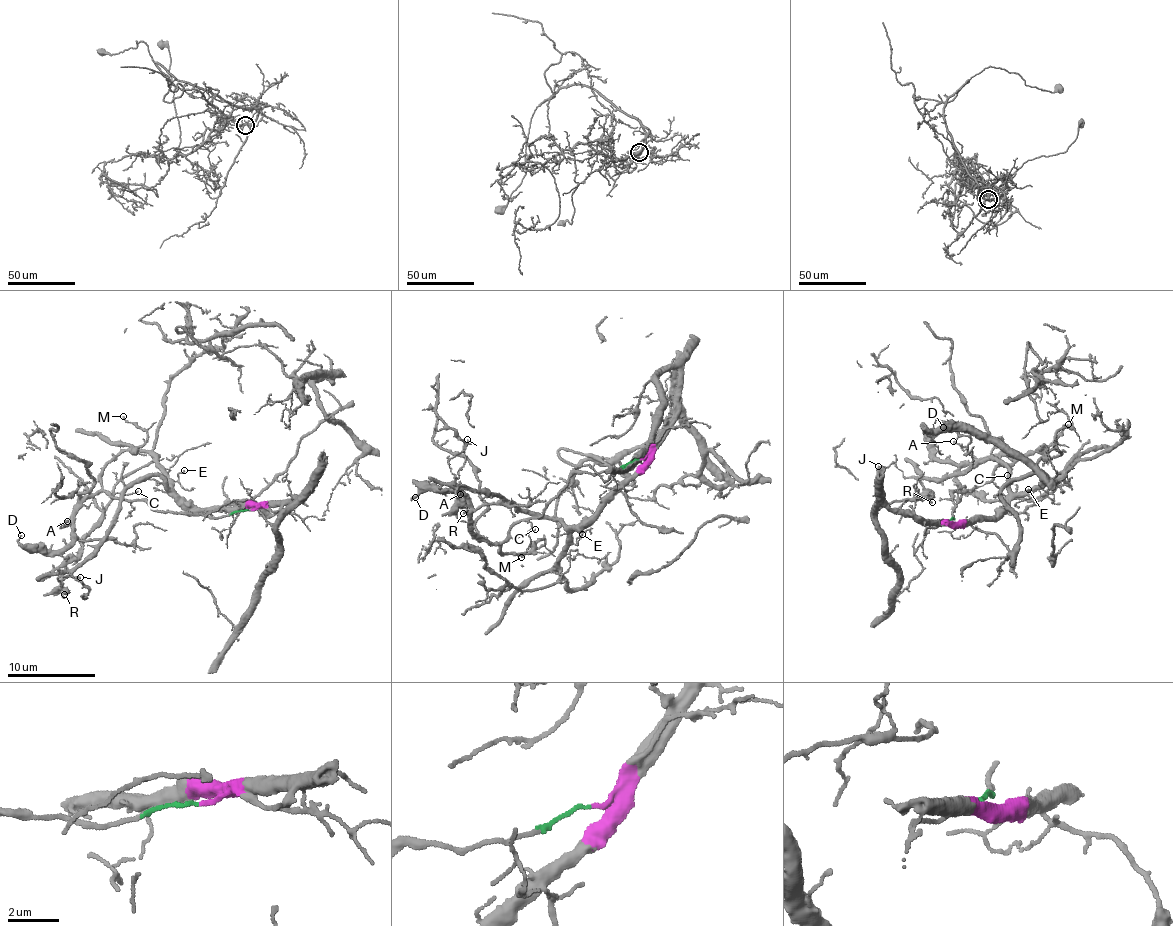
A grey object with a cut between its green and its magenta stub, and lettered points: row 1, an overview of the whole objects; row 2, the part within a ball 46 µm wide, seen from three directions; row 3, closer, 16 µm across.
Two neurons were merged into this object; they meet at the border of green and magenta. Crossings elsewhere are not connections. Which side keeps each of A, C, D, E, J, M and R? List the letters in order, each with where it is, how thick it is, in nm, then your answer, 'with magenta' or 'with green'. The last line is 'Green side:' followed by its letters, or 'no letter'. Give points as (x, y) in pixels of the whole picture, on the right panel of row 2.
A: (953, 441) | 110 nm | with green
C: (1007, 475) | 100 nm | with green
D: (943, 427) | 160 nm | with green
E: (1028, 489) | 110 nm | with magenta
J: (878, 466) | 110 nm | with magenta
M: (1068, 424) | 120 nm | with green
R: (932, 502) | 130 nm | with magenta
Green side: A, C, D, M

